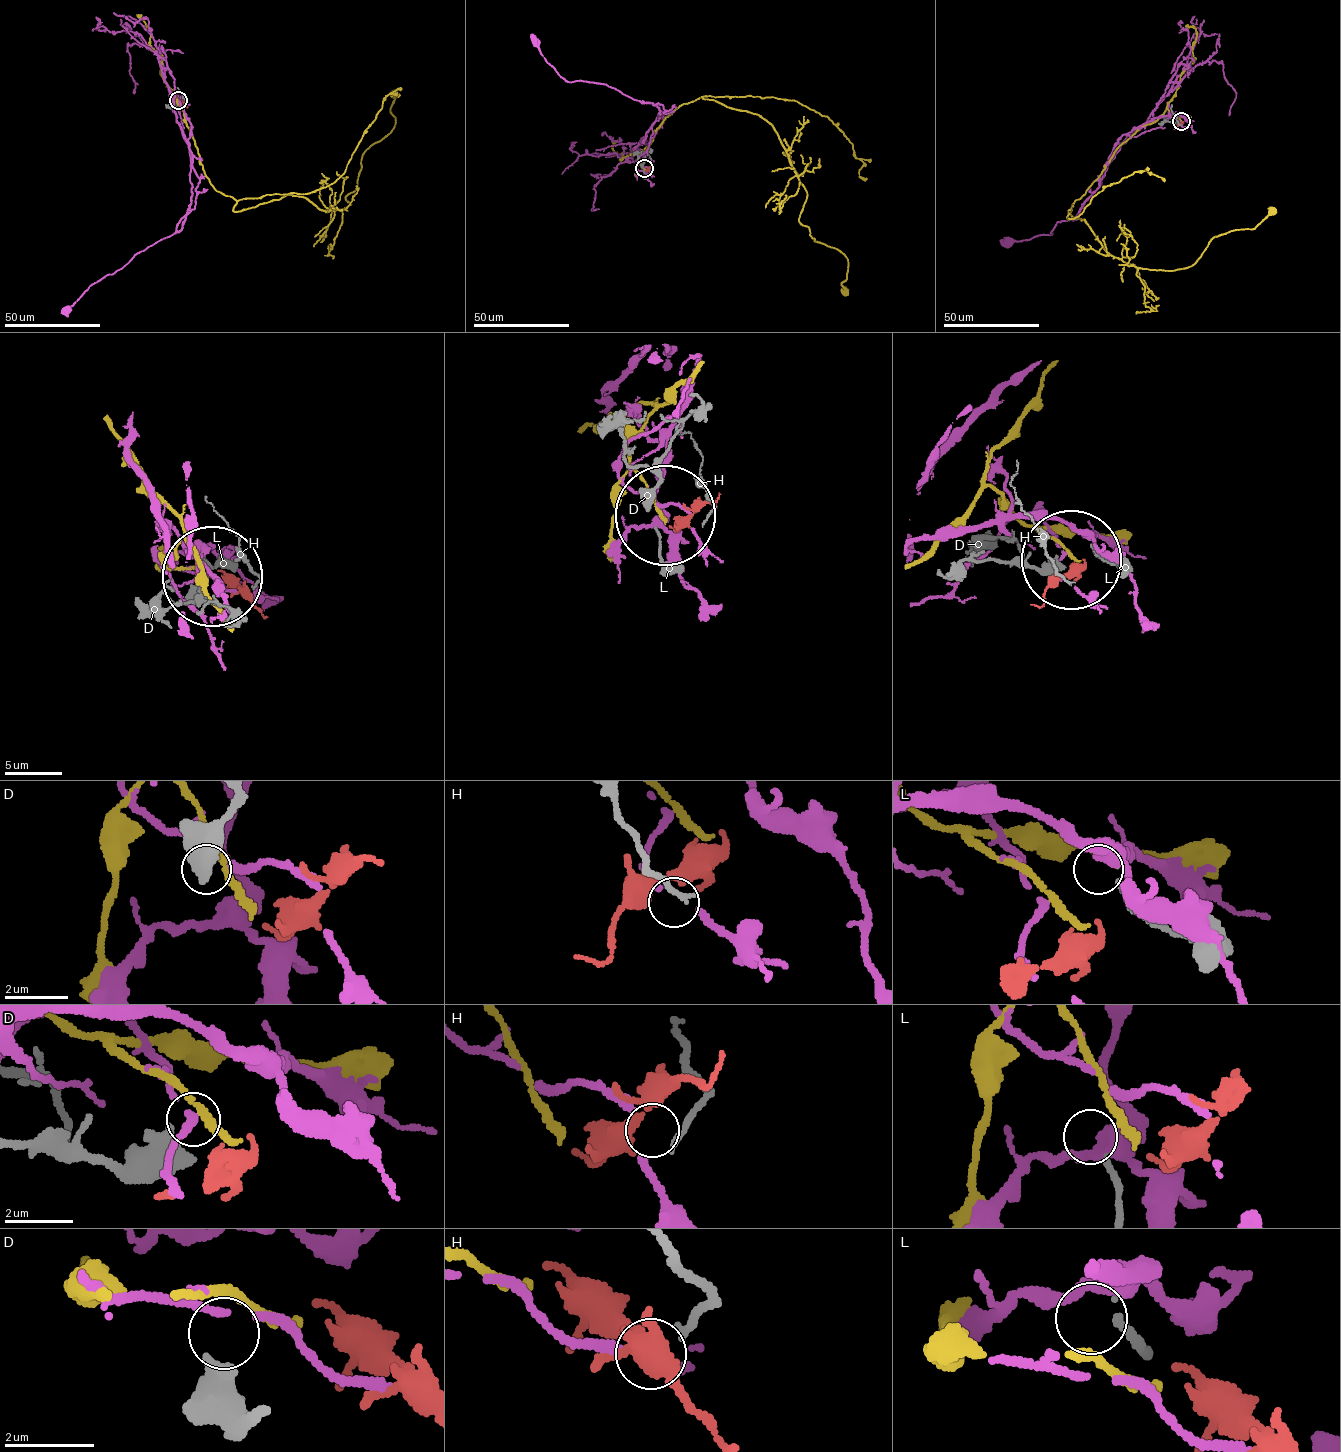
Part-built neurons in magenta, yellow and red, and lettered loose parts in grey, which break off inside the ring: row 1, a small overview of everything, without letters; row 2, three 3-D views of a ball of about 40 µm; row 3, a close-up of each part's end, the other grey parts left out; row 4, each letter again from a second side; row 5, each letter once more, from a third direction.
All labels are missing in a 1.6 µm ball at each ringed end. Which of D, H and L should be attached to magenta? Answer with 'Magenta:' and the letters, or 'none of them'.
Magenta: H

